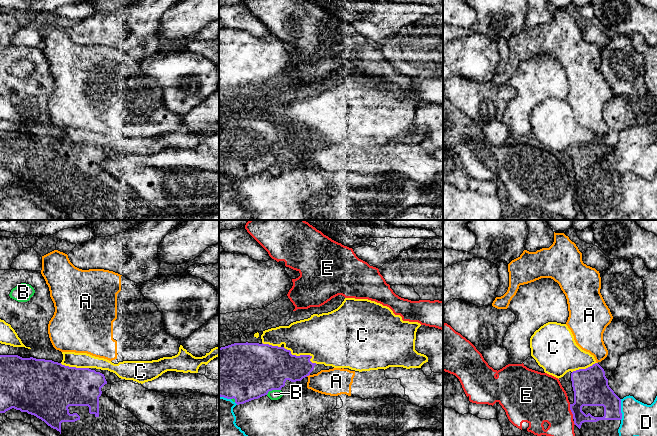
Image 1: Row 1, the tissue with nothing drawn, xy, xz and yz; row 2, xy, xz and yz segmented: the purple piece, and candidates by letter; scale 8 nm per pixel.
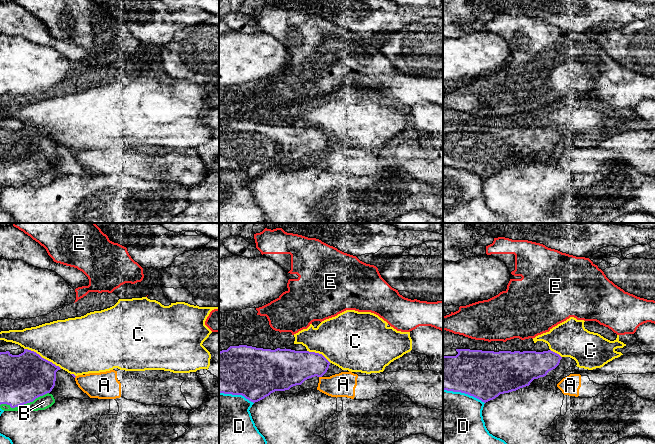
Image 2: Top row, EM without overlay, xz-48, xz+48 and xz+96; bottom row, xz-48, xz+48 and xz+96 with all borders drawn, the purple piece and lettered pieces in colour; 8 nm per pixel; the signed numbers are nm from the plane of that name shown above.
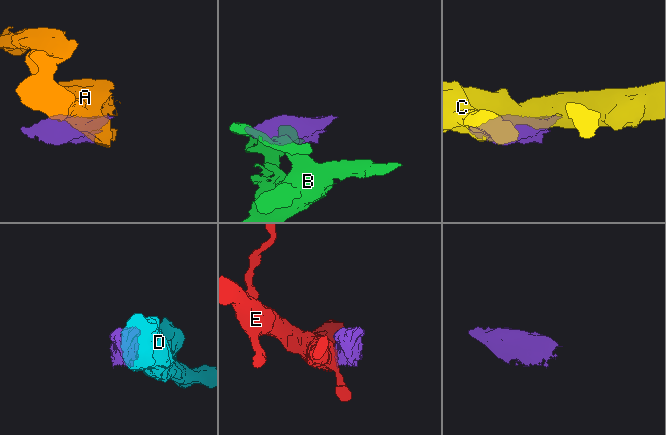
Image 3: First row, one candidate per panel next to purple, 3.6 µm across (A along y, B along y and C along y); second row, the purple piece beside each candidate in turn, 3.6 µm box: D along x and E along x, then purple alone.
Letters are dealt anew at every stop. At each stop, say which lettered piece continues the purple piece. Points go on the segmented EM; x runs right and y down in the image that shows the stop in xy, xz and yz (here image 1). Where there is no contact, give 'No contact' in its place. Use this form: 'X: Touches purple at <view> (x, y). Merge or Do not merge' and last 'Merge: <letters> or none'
A: Touches purple at xz (307, 375). Do not merge
B: Touches purple at xz (273, 389). Merge
C: Touches purple at xz (301, 355). Do not merge
D: Touches purple at yz (620, 409). Do not merge
E: Touches purple at yz (571, 411). Do not merge
Merge: B

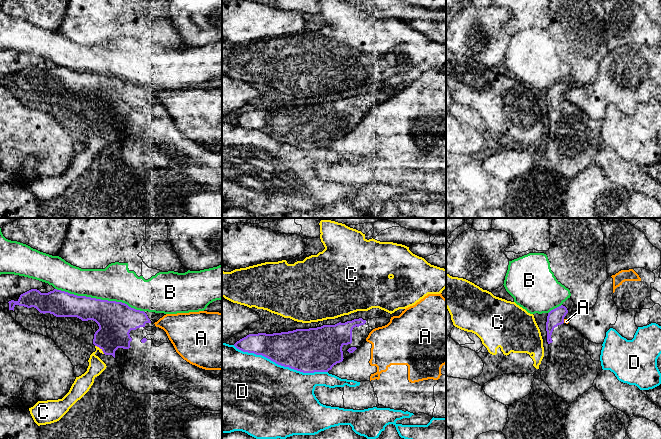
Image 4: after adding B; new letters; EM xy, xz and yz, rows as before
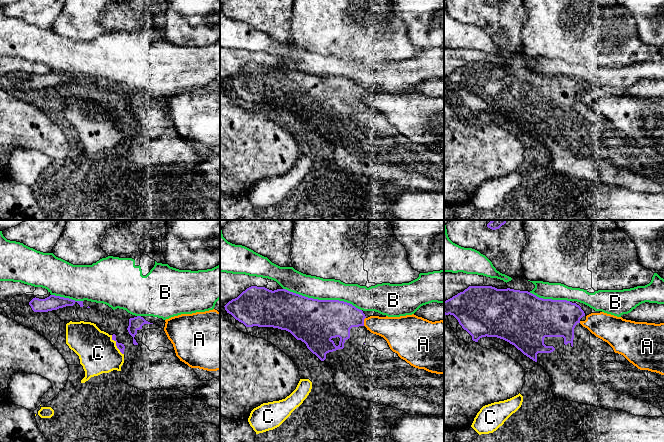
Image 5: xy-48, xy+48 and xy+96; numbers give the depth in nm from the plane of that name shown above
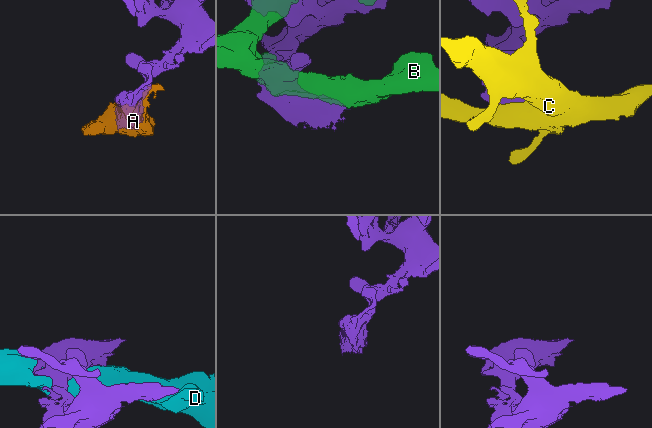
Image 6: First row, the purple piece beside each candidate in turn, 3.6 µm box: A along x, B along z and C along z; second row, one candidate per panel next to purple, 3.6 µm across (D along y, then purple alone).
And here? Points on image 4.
A: Touches purple at yz (563, 321). Do not merge
B: Touches purple at xy (100, 299). Do not merge
C: Touches purple at xy (100, 348). Do not merge
D: Touches purple at xz (280, 364). Do not merge
Merge: none

